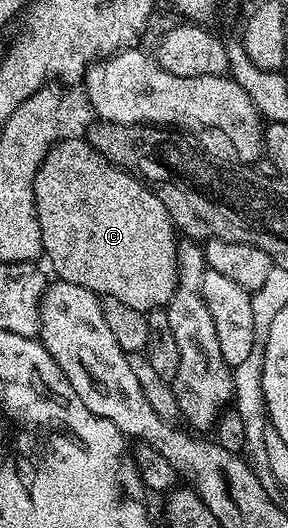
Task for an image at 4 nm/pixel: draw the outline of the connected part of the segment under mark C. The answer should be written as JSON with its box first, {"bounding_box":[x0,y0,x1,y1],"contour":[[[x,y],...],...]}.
{"bounding_box":[33,136,179,314],"contour":[[[73,136],[70,140],[65,138],[58,139],[53,148],[47,154],[47,158],[43,158],[43,162],[39,166],[39,170],[35,174],[35,182],[33,183],[35,190],[35,206],[37,207],[37,217],[39,218],[39,230],[41,231],[41,250],[44,259],[49,259],[49,264],[53,267],[53,276],[58,280],[66,280],[67,282],[75,282],[75,286],[83,286],[87,290],[97,293],[100,297],[110,296],[111,298],[119,298],[124,305],[134,307],[135,310],[148,314],[154,310],[161,310],[168,305],[169,299],[175,294],[177,289],[177,246],[179,243],[179,232],[175,229],[175,222],[171,218],[171,214],[167,210],[167,206],[163,206],[163,202],[159,202],[159,198],[149,187],[148,183],[138,178],[132,171],[119,168],[111,163],[106,156],[99,154],[99,150],[95,150],[88,142],[88,139]]]}

